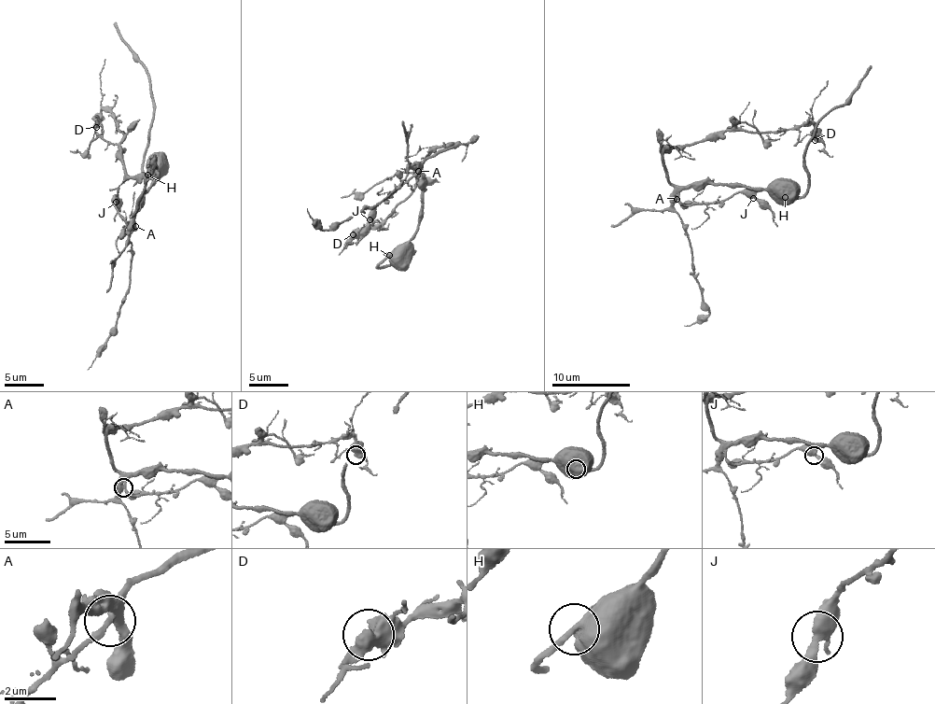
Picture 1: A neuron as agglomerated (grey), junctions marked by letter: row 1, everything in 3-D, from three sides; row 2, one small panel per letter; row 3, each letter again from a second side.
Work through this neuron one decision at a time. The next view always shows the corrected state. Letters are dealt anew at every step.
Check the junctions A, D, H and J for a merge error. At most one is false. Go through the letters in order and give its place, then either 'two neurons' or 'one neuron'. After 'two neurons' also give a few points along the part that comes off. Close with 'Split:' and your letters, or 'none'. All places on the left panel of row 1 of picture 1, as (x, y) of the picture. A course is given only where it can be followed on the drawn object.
A: place (135, 226); one neuron
D: place (96, 127); one neuron
H: place (147, 175); one neuron
J: place (116, 202); one neuron
Split: none

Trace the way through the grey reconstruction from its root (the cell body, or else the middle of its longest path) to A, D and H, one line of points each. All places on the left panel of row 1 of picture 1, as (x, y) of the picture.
A: (156, 165), (160, 168), (155, 173), (157, 177), (151, 186), (139, 195), (135, 226)
D: (156, 165), (157, 177), (132, 215), (144, 184), (126, 172), (119, 144), (126, 133), (102, 109), (96, 127)
H: (156, 165), (161, 171), (153, 178), (146, 175)

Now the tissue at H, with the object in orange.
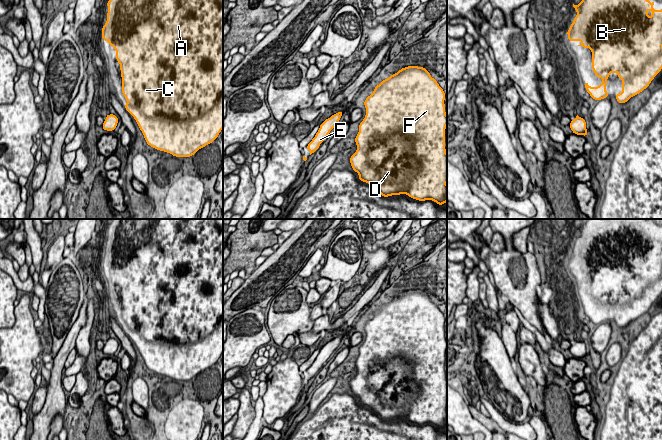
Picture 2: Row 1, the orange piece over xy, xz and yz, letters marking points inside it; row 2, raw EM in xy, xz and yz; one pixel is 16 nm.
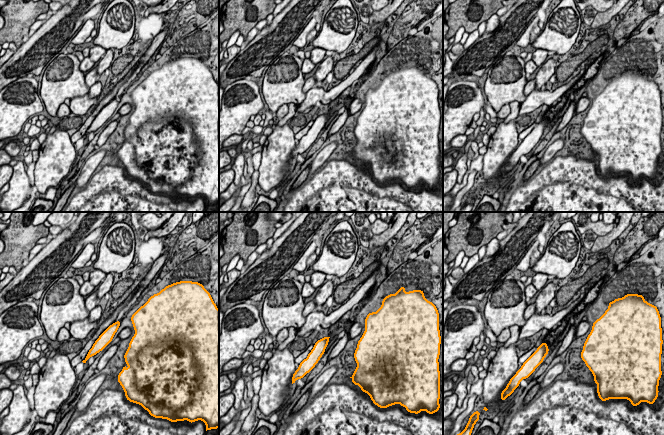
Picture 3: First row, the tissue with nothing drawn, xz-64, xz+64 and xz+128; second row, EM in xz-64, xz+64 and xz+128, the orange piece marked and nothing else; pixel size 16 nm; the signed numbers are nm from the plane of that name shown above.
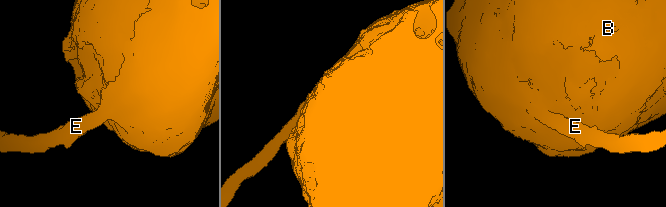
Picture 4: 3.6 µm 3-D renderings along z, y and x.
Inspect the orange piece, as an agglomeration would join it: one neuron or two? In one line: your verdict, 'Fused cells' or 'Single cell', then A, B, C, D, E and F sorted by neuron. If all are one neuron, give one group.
Single cell. Groups: A B C D E F

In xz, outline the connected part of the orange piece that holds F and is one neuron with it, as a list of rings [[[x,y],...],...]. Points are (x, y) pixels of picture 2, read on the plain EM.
[[[408,290],[400,293],[397,297],[391,299],[388,303],[381,305],[374,312],[373,318],[368,320],[364,325],[366,339],[359,348],[359,356],[356,359],[355,367],[356,376],[350,381],[352,393],[359,398],[358,403],[362,406],[369,407],[383,421],[392,419],[407,418],[410,422],[418,425],[432,424],[442,430],[447,426],[447,378],[445,373],[445,353],[447,349],[447,340],[445,336],[445,317],[437,305],[431,301],[430,297],[424,291]]]

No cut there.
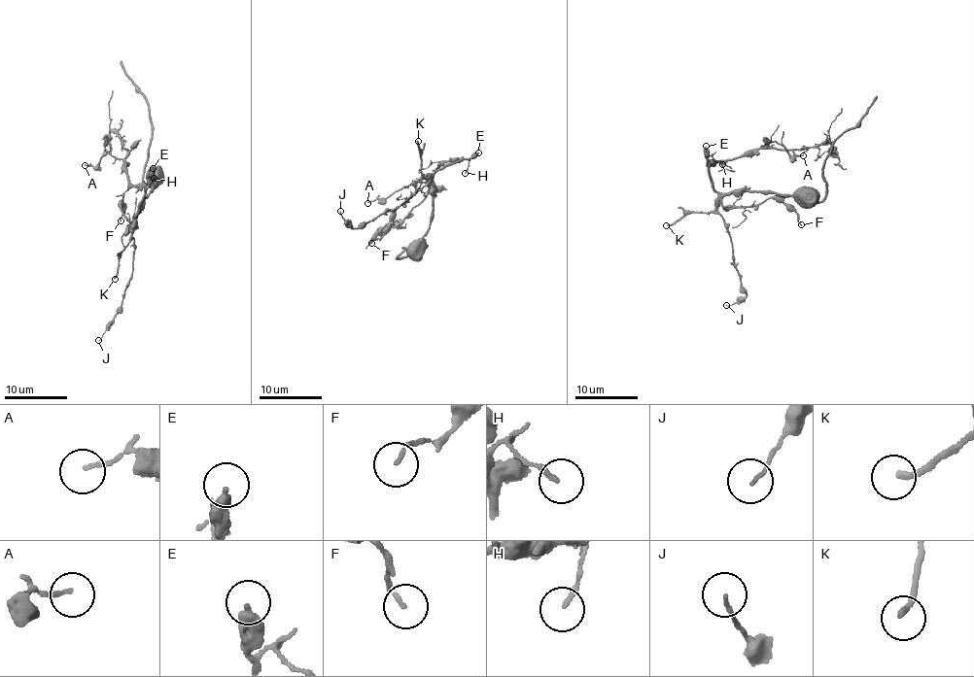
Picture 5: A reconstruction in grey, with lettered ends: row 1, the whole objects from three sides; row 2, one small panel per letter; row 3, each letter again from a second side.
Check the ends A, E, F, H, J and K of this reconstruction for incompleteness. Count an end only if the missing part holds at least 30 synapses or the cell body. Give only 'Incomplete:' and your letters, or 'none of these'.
Incomplete: none of these

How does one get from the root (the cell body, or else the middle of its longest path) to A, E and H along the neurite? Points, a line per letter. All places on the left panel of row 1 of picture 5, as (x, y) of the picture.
A: (154, 176), (155, 186), (134, 216), (144, 191), (129, 181), (121, 159), (108, 152), (96, 166), (85, 165)
E: (154, 176), (157, 179), (153, 183), (155, 186), (140, 200), (140, 210), (134, 216), (150, 183), (153, 168)
H: (154, 176), (157, 179), (155, 186), (140, 200), (134, 216), (150, 176), (154, 178)

